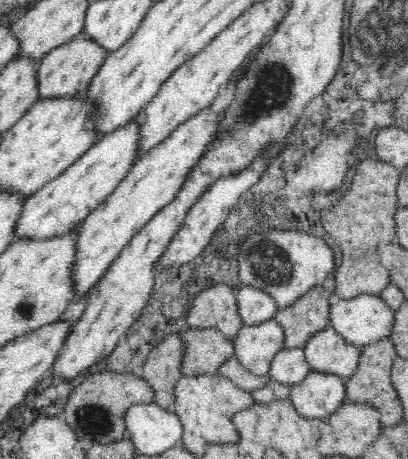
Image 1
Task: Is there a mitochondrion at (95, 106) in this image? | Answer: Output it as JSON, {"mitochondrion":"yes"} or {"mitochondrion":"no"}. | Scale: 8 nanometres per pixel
{"mitochondrion":"no"}

